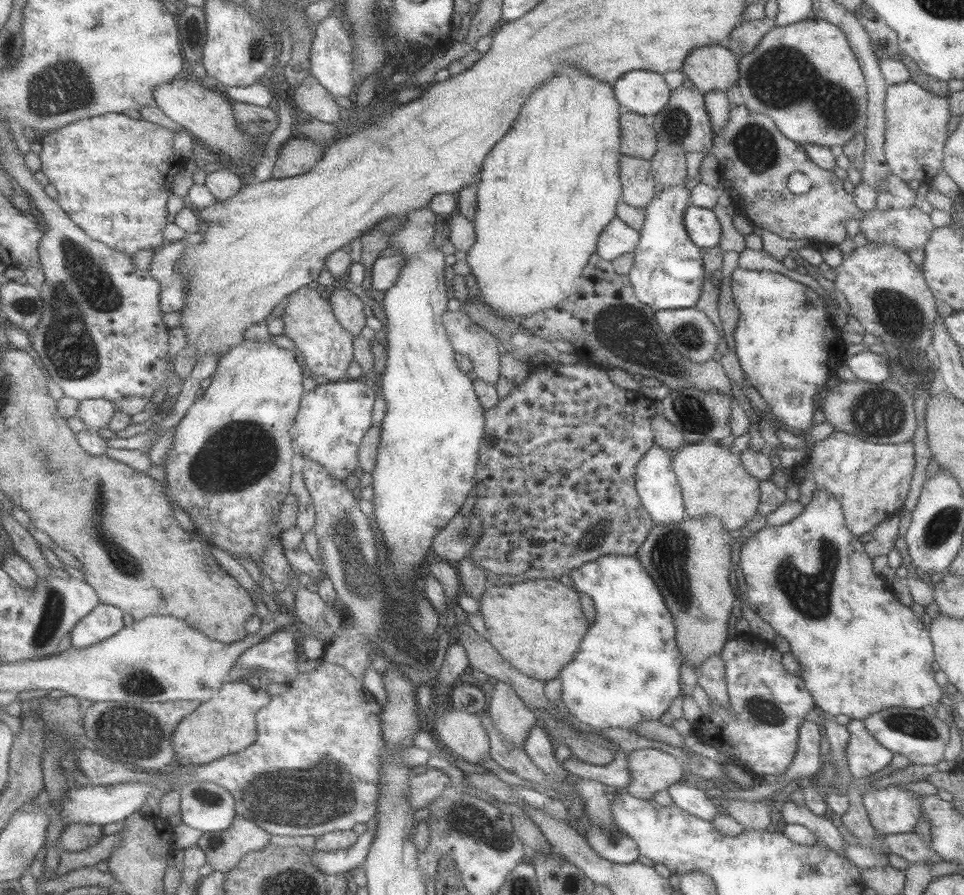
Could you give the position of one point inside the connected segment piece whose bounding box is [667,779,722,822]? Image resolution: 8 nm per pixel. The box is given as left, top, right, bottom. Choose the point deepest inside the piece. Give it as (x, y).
(687, 796)

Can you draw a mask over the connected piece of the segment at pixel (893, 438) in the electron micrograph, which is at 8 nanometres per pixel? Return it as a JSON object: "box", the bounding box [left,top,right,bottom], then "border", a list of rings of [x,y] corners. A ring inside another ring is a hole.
{"box":[824,379,916,444],"border":[[[858,379],[856,382],[843,381],[833,389],[828,390],[824,402],[824,417],[836,431],[847,432],[876,444],[896,444],[912,440],[916,432],[916,416],[912,392],[900,386],[896,380],[874,384]]]}

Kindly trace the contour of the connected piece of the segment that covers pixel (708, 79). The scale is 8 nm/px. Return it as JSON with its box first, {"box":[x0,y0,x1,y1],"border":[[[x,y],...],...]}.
{"box":[681,44,739,93],"border":[[[722,44],[699,46],[693,48],[686,56],[681,71],[695,85],[695,88],[707,93],[714,89],[726,91],[730,86],[737,84],[739,58],[729,48]]]}

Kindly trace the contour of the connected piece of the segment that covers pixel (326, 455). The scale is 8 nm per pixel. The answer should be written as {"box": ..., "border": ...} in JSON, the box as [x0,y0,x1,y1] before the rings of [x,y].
{"box":[294,378,381,482],"border":[[[352,378],[342,381],[330,380],[329,383],[319,384],[314,390],[307,392],[294,431],[295,448],[298,454],[304,453],[307,457],[322,463],[335,477],[354,482],[361,473],[361,446],[367,434],[373,429],[374,404],[380,395],[381,391],[378,387]]]}

